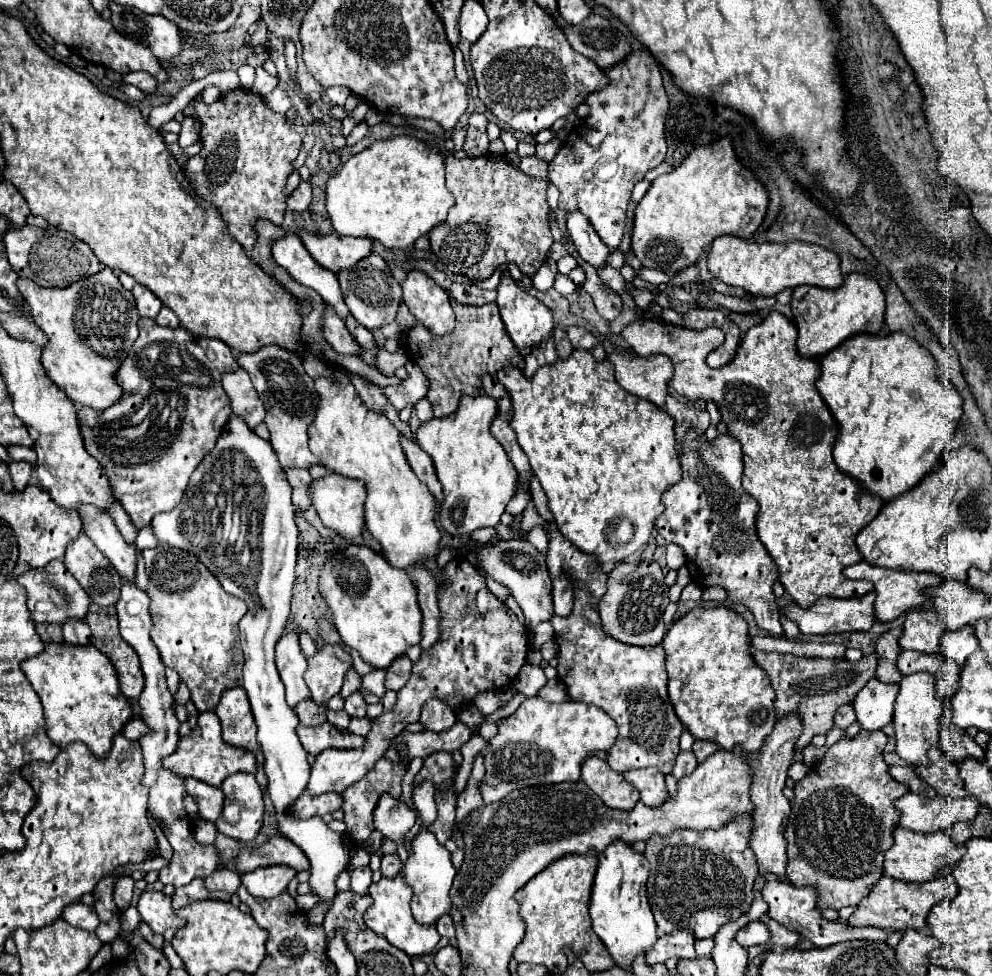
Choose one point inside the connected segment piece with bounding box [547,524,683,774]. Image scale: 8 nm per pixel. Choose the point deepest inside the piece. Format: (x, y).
(629, 683)

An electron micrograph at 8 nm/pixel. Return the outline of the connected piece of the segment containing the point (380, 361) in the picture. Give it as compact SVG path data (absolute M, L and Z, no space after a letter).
M379 348L379 352L377 352L377 370L383 374L383 376L395 376L395 370L397 368L401 368L401 366L405 366L407 364L407 354L405 352L395 352L395 354L391 354L391 352L387 352L385 348Z

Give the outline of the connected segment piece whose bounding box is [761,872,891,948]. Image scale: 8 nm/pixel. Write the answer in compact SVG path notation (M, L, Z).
M767 872L765 878L765 886L763 886L763 900L769 904L769 918L777 920L779 924L783 924L785 928L801 934L803 938L807 938L809 942L813 942L813 946L819 948L827 948L829 944L839 944L845 940L887 940L887 936L891 934L891 930L881 930L881 928L853 928L849 924L837 924L831 920L825 920L821 916L821 910L817 910L817 886L793 886L787 880L779 880L775 874Z

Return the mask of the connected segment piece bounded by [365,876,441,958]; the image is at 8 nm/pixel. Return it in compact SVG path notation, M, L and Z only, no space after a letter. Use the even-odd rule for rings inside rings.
M397 876L397 878L381 878L381 882L377 882L377 884L371 886L369 896L373 898L373 906L365 914L365 924L375 934L387 938L395 948L403 950L411 958L423 956L423 954L429 954L429 952L435 950L435 946L437 946L437 942L439 942L441 936L437 934L435 924L423 926L423 924L415 922L415 918L411 914L411 908L409 908L413 890L411 890L411 886L401 876Z

